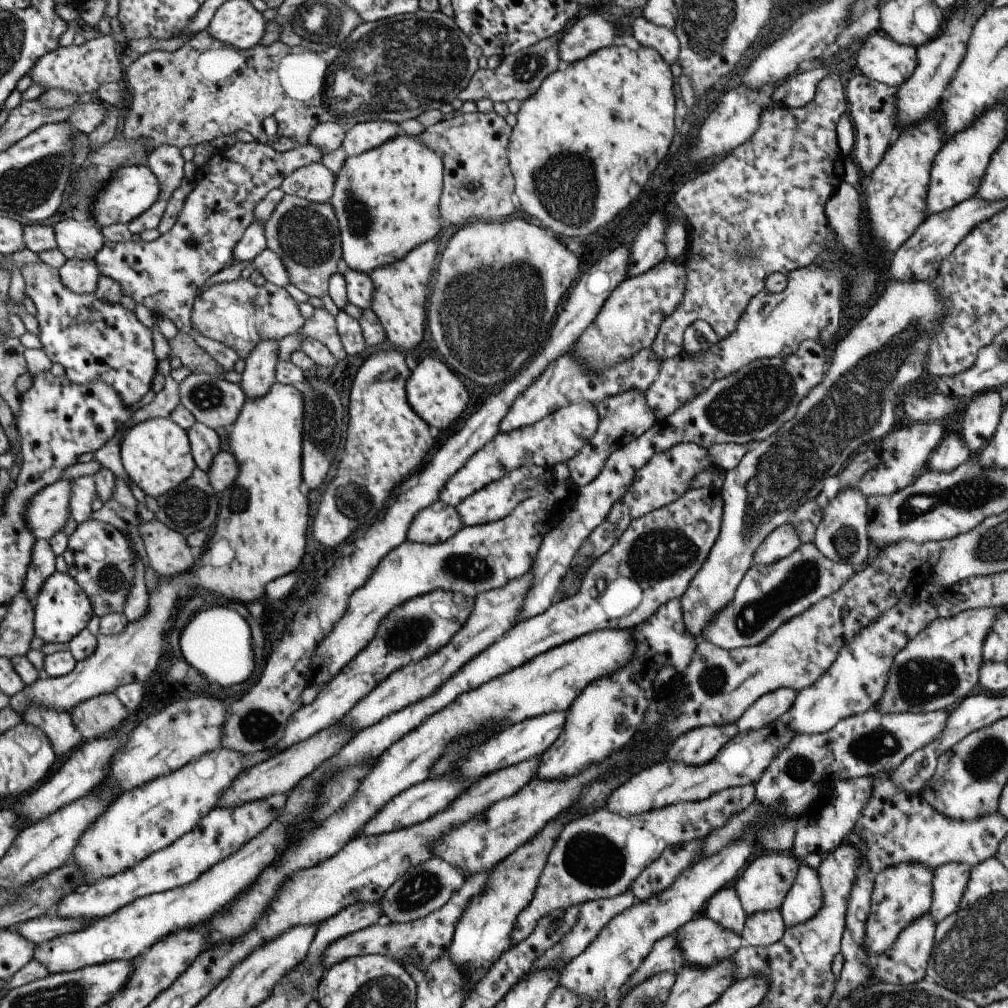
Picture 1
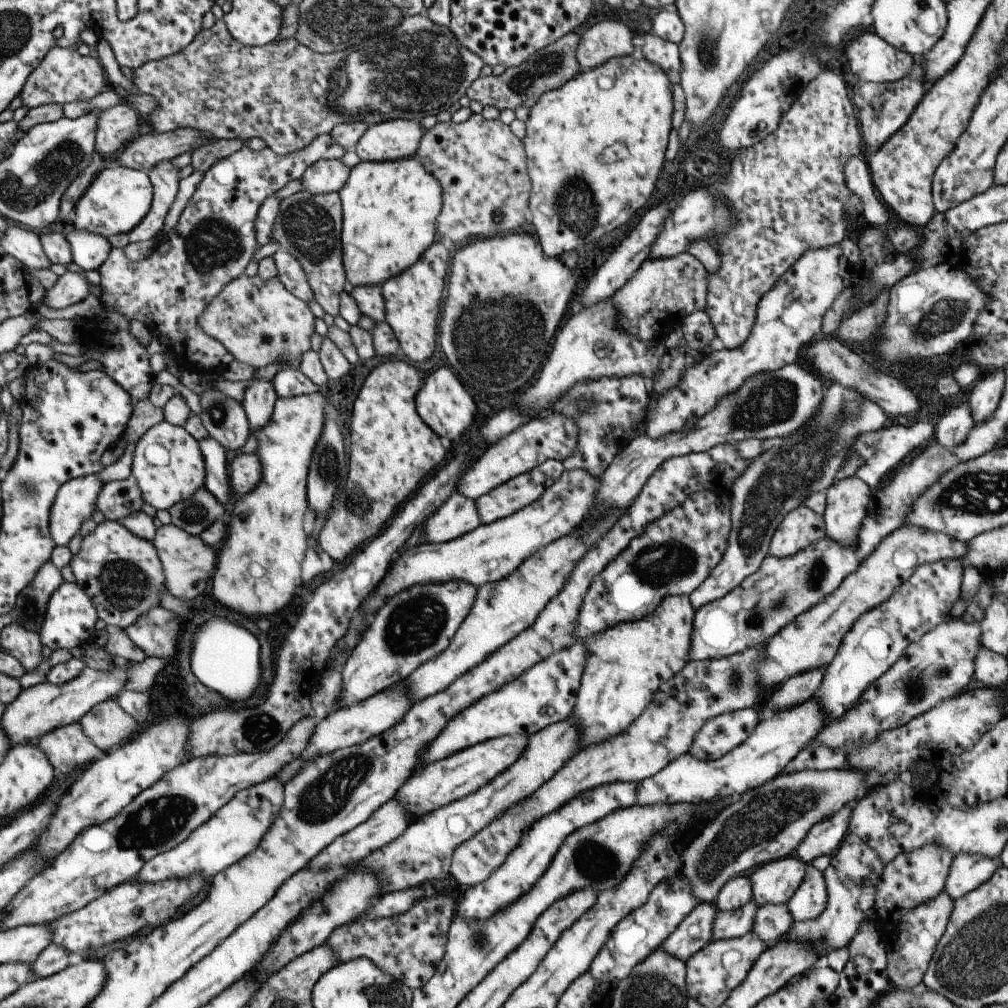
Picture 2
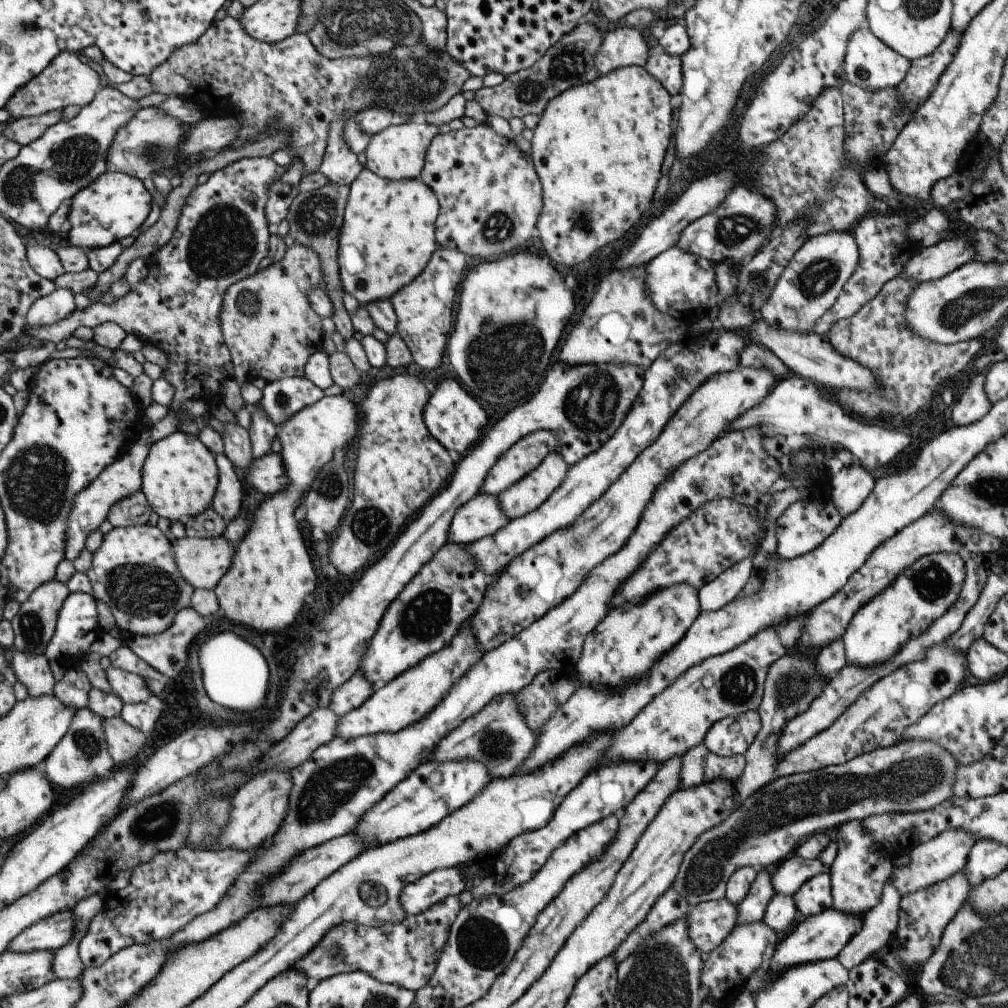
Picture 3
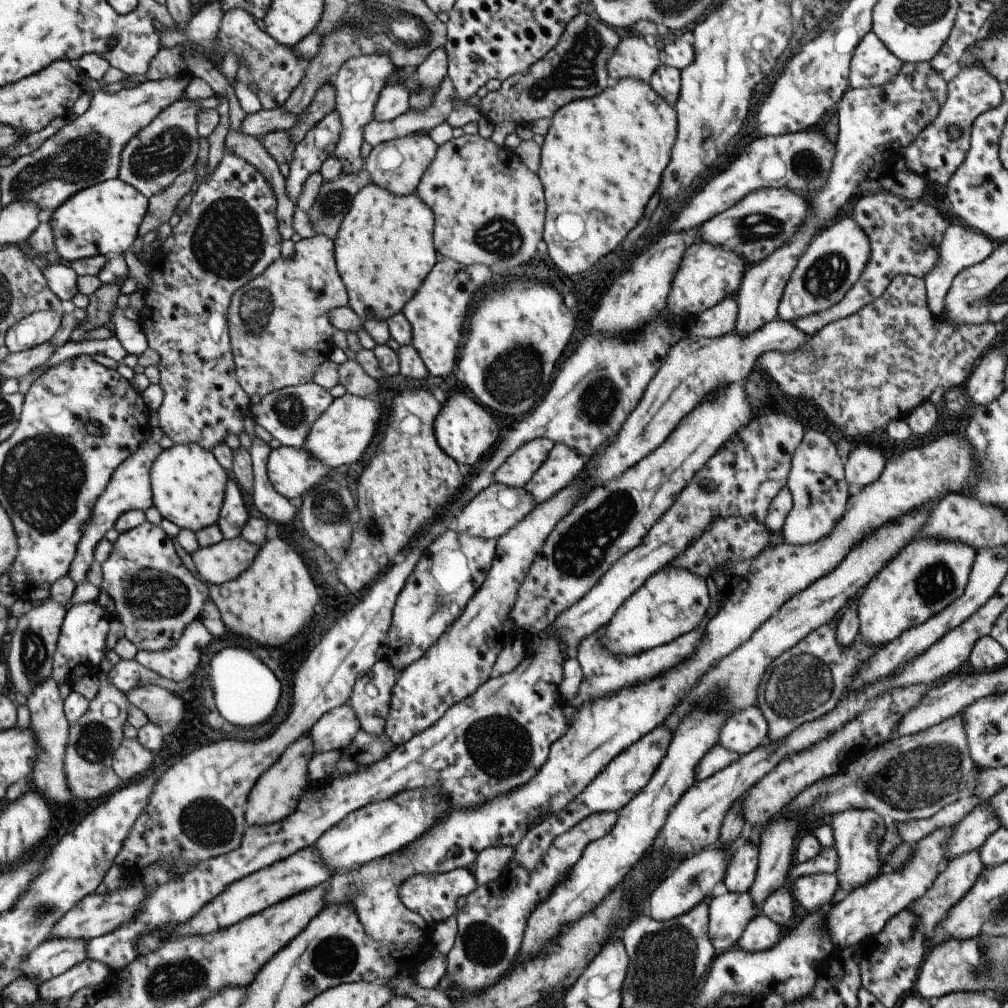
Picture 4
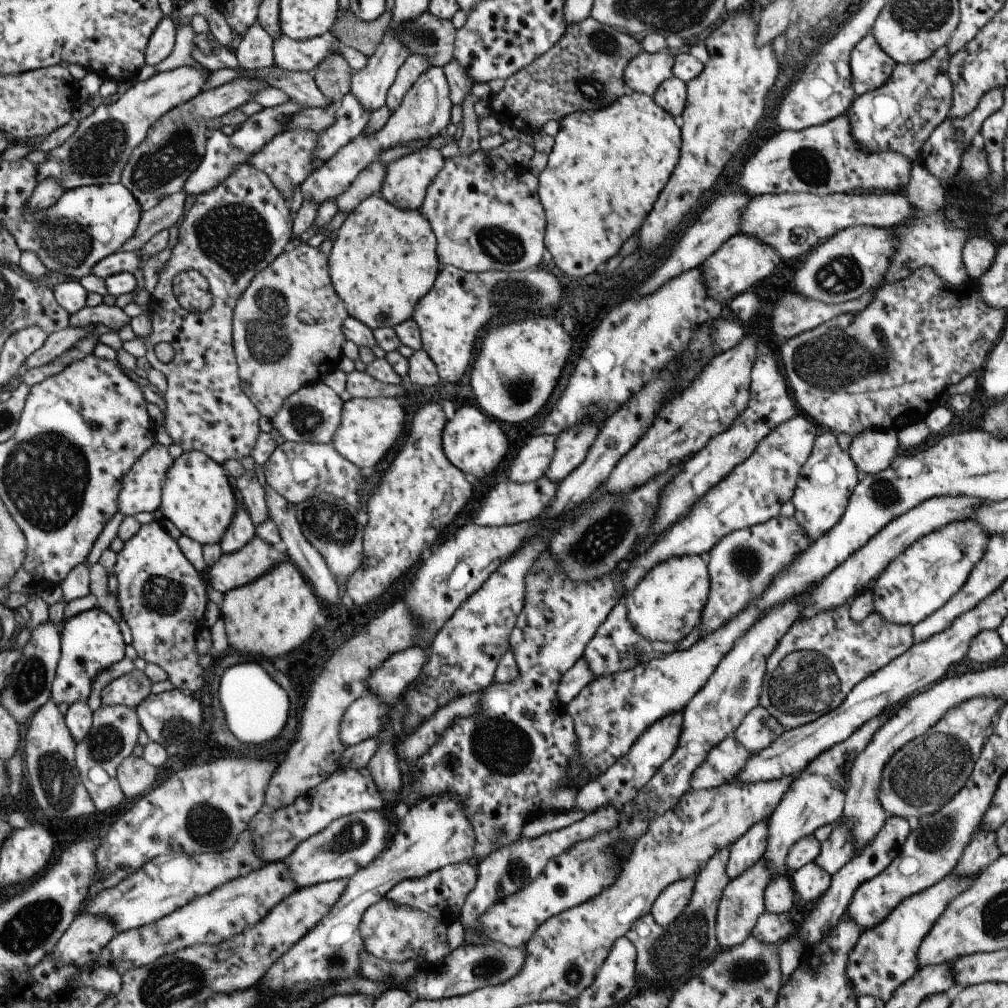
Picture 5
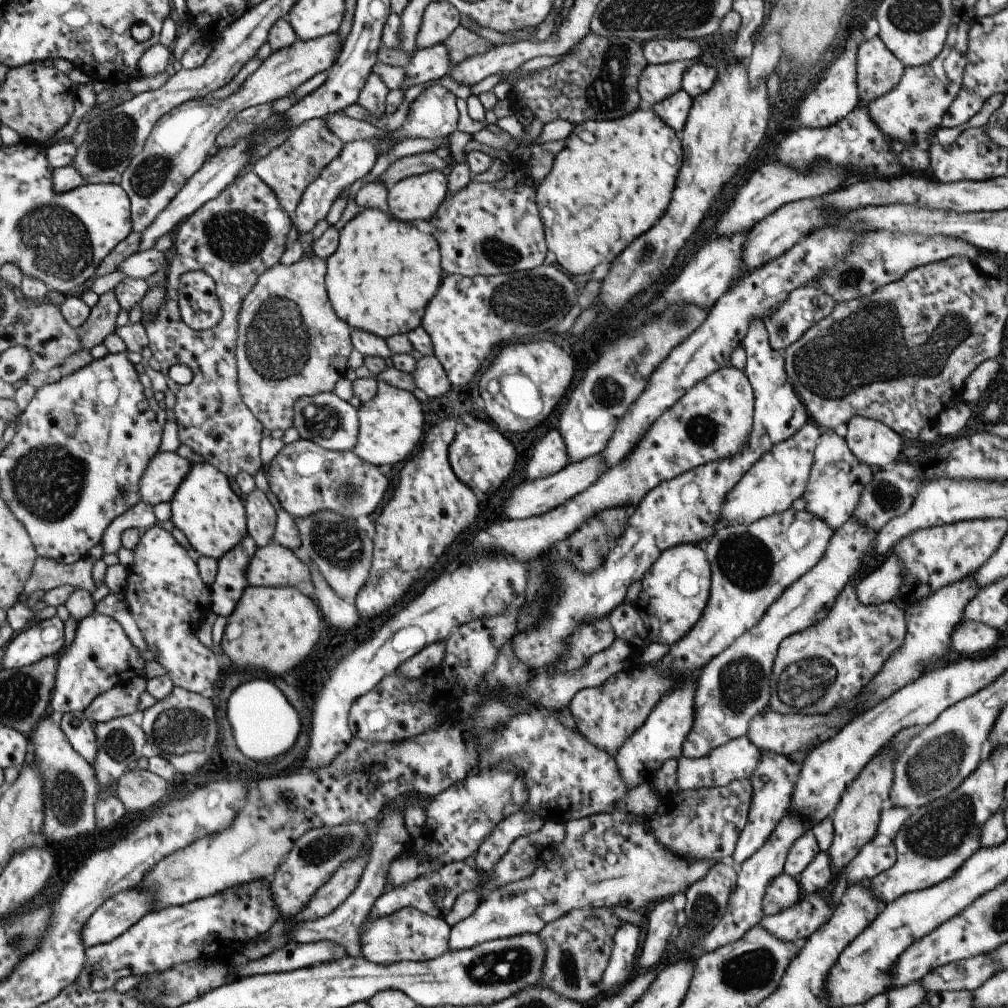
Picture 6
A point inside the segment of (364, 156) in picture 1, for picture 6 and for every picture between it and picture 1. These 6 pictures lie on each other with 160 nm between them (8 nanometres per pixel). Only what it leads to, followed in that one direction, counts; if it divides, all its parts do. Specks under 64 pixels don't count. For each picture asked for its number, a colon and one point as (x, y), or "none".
2: (388, 209)
3: (387, 236)
4: (383, 249)
5: (383, 259)
6: (382, 274)

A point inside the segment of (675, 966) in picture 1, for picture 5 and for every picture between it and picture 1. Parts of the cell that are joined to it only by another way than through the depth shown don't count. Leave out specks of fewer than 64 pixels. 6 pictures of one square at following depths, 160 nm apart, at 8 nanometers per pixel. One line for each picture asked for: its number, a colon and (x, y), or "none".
2: (693, 933)
3: (709, 923)
4: (728, 914)
5: (741, 902)

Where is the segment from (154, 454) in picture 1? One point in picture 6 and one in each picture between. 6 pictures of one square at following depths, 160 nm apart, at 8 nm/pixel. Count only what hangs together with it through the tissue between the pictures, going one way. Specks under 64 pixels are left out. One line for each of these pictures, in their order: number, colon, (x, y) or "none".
2: (166, 463)
3: (178, 477)
4: (187, 484)
5: (196, 497)
6: (212, 518)

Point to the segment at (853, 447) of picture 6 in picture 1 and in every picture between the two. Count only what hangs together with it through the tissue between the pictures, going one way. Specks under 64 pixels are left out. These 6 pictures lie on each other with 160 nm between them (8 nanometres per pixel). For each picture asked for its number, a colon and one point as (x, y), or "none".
1: (840, 535)
2: (847, 501)
3: (849, 486)
4: (864, 464)
5: (872, 450)

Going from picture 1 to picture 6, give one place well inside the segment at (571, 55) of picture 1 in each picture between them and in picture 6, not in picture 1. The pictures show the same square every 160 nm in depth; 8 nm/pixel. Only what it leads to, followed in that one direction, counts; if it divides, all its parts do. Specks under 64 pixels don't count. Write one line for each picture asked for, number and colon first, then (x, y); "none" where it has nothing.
2: (606, 39)
3: (623, 47)
4: (633, 59)
5: (644, 72)
6: (656, 82)

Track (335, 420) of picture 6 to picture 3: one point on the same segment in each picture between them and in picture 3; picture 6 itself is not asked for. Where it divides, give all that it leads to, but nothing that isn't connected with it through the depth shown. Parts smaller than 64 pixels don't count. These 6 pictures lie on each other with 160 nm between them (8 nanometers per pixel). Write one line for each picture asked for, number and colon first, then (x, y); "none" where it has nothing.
3: (280, 400)
4: (287, 414)
5: (312, 414)

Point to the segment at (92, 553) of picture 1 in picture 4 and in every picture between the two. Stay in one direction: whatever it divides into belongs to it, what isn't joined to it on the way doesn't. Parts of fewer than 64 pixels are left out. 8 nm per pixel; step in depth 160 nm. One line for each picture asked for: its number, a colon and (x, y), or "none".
2: (120, 573)
3: (132, 572)
4: (155, 596)

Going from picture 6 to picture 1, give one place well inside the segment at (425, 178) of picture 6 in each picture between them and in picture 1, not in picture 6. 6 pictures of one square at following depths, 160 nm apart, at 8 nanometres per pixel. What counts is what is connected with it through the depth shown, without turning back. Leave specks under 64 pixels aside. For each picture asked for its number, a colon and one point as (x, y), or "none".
1: (364, 136)
2: (395, 138)
3: (397, 152)
4: (397, 165)
5: (404, 185)

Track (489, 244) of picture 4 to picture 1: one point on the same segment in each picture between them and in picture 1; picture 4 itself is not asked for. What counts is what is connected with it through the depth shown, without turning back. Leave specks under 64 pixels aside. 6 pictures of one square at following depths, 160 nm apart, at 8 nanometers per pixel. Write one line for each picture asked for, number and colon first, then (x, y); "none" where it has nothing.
1: (477, 183)
2: (480, 165)
3: (489, 196)

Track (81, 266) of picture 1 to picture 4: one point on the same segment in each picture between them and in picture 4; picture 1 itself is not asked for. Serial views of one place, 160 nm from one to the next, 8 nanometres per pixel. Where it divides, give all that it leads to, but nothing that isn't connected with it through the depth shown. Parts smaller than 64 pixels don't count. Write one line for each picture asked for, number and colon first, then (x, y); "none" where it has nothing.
2: (71, 287)
3: (59, 304)
4: (38, 327)

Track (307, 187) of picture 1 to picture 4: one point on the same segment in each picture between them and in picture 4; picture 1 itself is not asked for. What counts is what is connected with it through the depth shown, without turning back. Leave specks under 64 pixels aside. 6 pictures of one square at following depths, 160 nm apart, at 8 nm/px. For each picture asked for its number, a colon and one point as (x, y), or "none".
2: (324, 176)
3: (339, 164)
4: (358, 82)

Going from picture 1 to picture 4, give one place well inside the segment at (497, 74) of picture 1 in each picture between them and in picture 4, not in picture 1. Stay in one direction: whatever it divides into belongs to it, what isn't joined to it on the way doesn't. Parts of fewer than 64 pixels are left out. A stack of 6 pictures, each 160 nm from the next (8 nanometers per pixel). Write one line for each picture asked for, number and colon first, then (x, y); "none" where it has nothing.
2: (521, 85)
3: (570, 62)
4: (574, 67)

